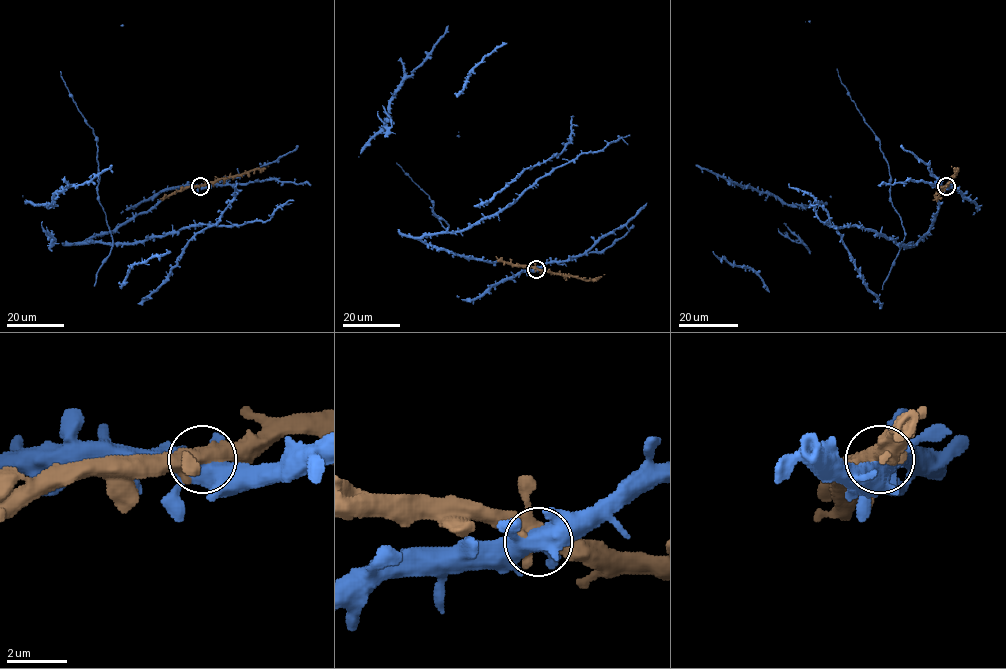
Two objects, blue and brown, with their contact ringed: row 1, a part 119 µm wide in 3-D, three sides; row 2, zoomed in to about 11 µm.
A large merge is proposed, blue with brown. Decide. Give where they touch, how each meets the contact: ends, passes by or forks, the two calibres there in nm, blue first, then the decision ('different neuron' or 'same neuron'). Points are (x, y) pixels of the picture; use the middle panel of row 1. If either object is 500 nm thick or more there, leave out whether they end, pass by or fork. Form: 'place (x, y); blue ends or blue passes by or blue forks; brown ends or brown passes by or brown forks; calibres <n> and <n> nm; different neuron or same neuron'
place (536, 269); calibres 500 and 480 nm; same neuron

